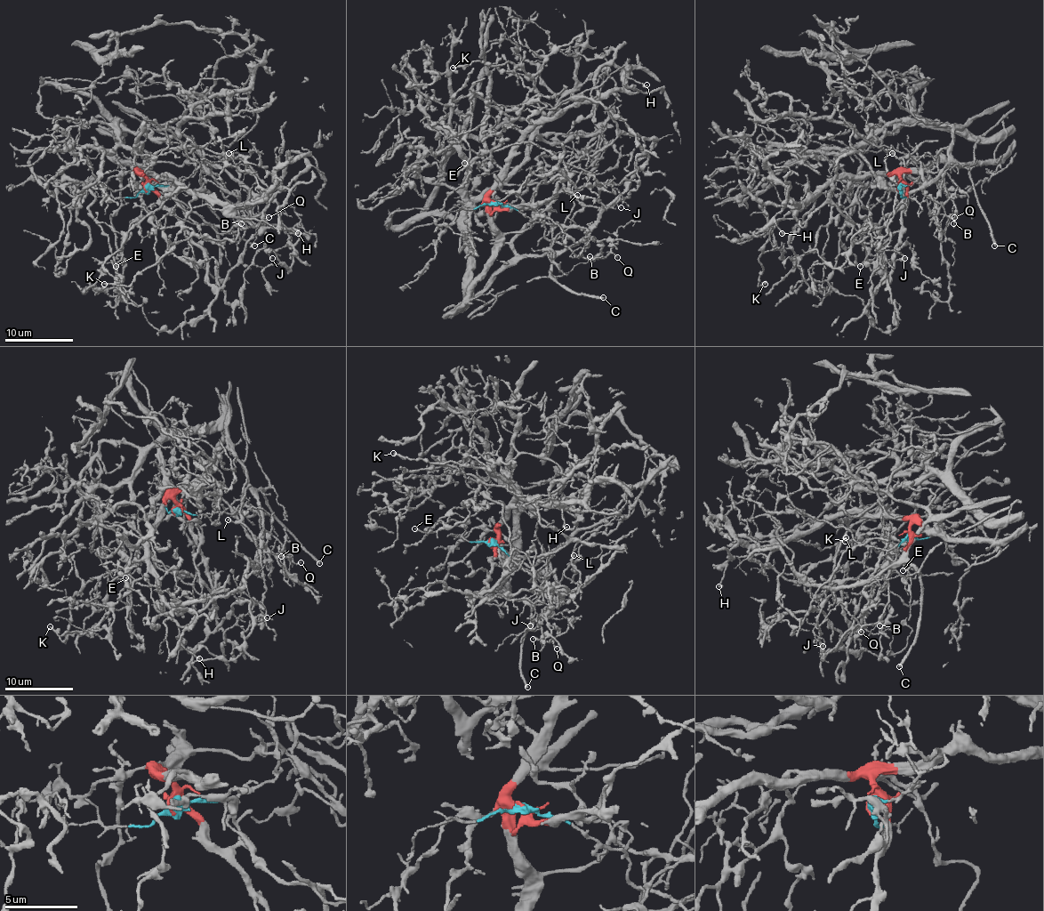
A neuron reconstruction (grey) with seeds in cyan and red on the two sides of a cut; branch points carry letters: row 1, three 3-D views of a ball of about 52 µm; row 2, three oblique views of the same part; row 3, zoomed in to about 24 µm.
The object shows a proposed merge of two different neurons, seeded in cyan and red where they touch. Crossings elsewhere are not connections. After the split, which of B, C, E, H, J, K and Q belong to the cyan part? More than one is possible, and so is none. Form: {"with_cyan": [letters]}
{"with_cyan": ["B", "C", "J", "Q"]}

